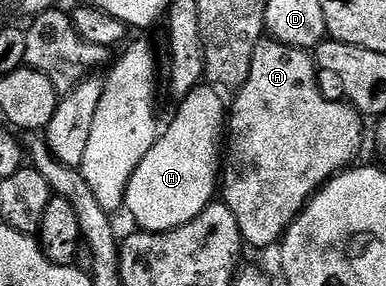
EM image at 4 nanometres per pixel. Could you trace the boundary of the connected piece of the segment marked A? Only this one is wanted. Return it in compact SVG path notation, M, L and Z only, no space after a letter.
M264 38L254 50L253 66L250 70L248 80L239 85L238 90L240 90L240 93L237 94L236 101L231 101L230 115L227 117L226 151L222 156L222 203L234 214L245 245L252 247L253 244L256 248L264 248L267 244L272 243L272 245L275 245L283 237L284 233L287 232L293 220L299 216L305 204L316 195L316 191L327 180L331 180L337 172L342 172L345 168L355 165L357 163L356 155L364 148L365 117L343 99L340 99L341 101L327 100L320 93L320 84L316 81L316 76L318 77L318 65L315 59L305 49L296 48L293 45L286 45L273 38Z

